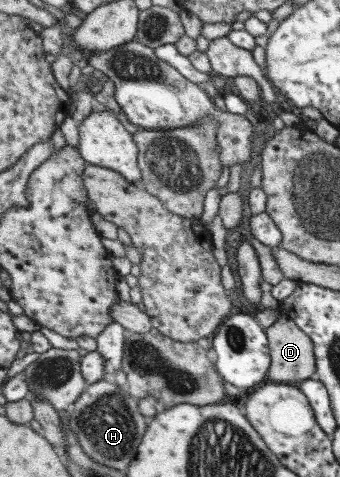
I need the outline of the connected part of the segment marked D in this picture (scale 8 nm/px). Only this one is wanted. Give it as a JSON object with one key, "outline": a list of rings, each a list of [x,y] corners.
{"outline":[[[279,316],[270,326],[265,328],[270,364],[266,373],[267,380],[274,382],[296,382],[306,380],[315,371],[313,344],[289,318]]]}

